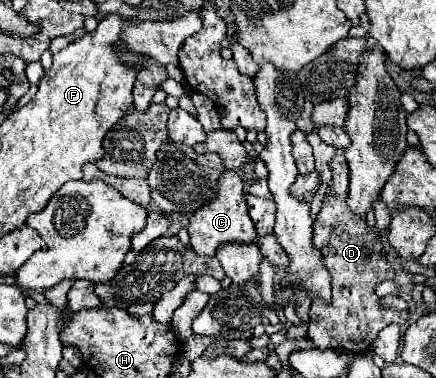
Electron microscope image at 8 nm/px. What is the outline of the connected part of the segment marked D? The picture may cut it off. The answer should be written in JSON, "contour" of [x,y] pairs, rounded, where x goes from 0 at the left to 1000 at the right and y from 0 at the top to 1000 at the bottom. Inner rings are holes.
{"contour":[[[782,394],[755,431],[759,484],[718,590],[718,648],[732,659],[750,717],[764,733],[764,796],[759,812],[722,812],[741,844],[722,844],[704,870],[709,897],[727,923],[787,923],[800,934],[837,934],[865,897],[869,876],[892,854],[929,860],[938,823],[911,823],[906,812],[878,812],[860,780],[860,759],[906,733],[901,701],[888,690],[888,659],[869,627],[865,601],[846,601],[842,579],[810,563],[796,542],[800,505],[800,442]]]}

